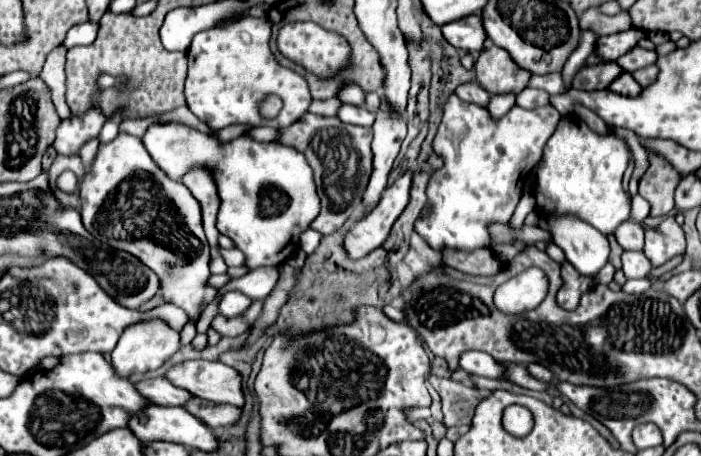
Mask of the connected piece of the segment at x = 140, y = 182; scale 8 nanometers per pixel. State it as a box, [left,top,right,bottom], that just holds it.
[80,134,216,318]

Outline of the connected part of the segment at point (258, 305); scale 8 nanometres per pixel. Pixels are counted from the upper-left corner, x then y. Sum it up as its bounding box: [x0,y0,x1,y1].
[212,300,262,336]

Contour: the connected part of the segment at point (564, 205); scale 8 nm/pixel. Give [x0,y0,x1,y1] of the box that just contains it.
[534,114,630,236]

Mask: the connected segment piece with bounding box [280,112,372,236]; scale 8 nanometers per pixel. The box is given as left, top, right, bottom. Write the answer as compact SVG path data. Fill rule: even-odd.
M308 112L298 122L282 130L280 142L300 150L314 170L314 182L318 188L318 196L322 200L322 210L310 226L322 232L324 236L334 234L350 218L356 196L358 196L358 208L362 204L362 196L372 172L372 150L370 150L372 130L344 124L336 116L326 118Z

